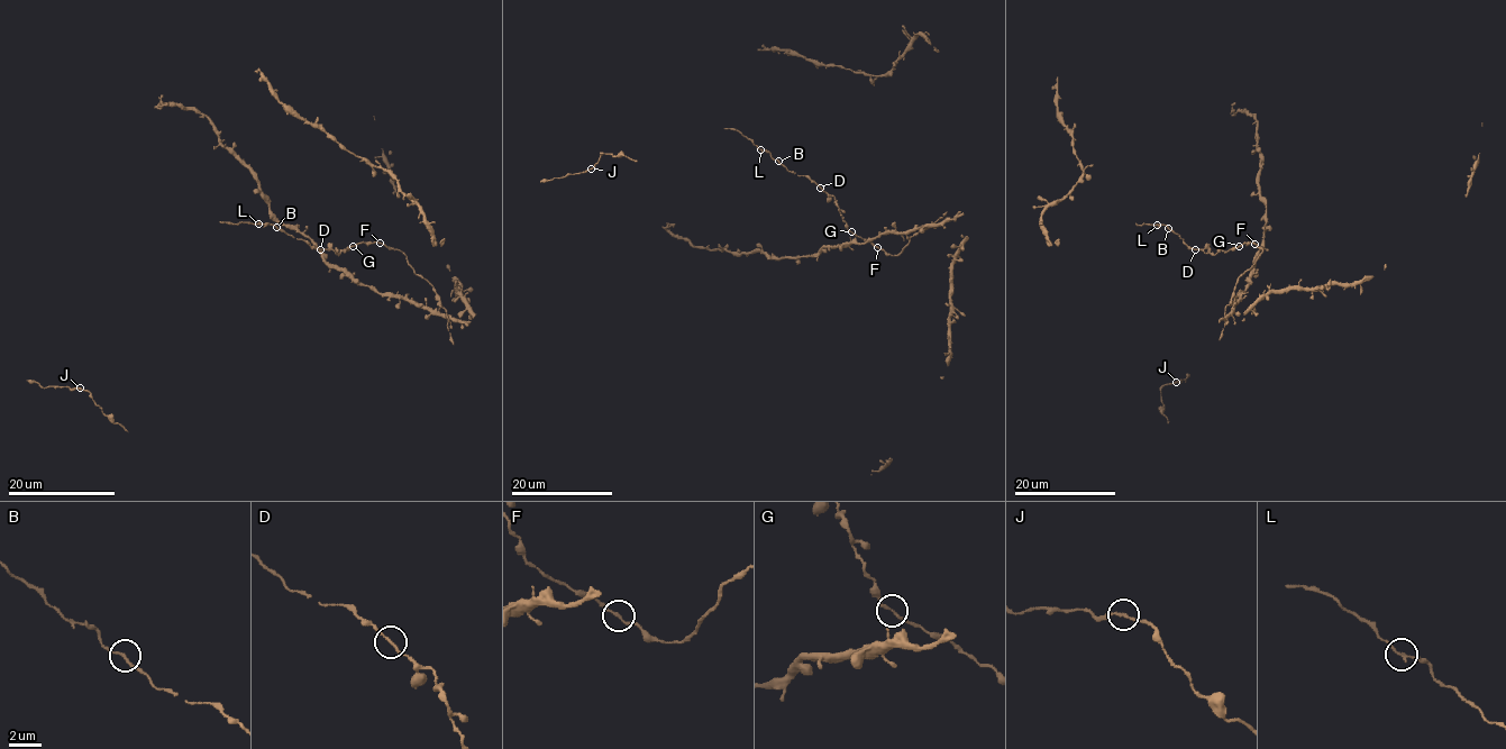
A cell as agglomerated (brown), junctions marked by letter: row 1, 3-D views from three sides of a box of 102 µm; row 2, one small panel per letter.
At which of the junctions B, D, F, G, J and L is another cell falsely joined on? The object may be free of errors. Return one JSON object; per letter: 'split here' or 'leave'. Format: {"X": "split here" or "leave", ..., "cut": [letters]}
{"B": "leave", "D": "leave", "F": "leave", "G": "leave", "J": "leave", "L": "leave", "cut": []}

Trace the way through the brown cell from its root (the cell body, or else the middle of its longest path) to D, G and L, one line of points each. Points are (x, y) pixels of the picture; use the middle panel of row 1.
D: (886, 253), (854, 234), (834, 198), (820, 188)
G: (886, 253), (851, 231)
L: (886, 253), (848, 229), (831, 194), (808, 177), (788, 171), (760, 149)

